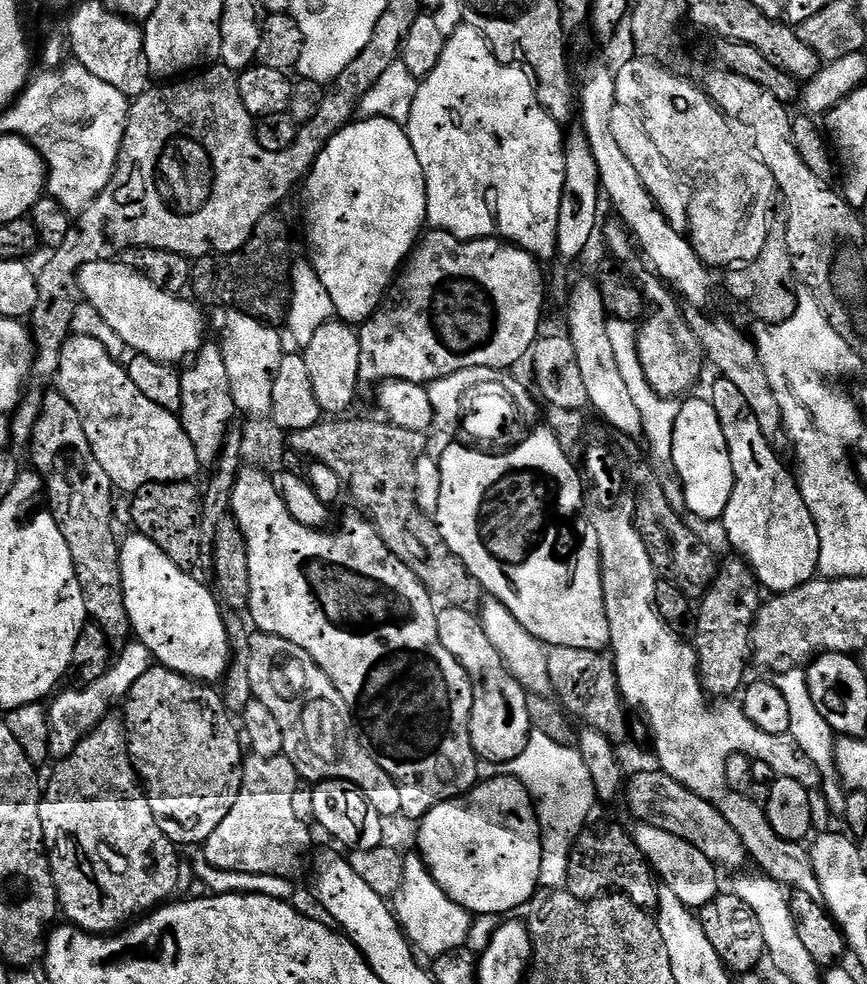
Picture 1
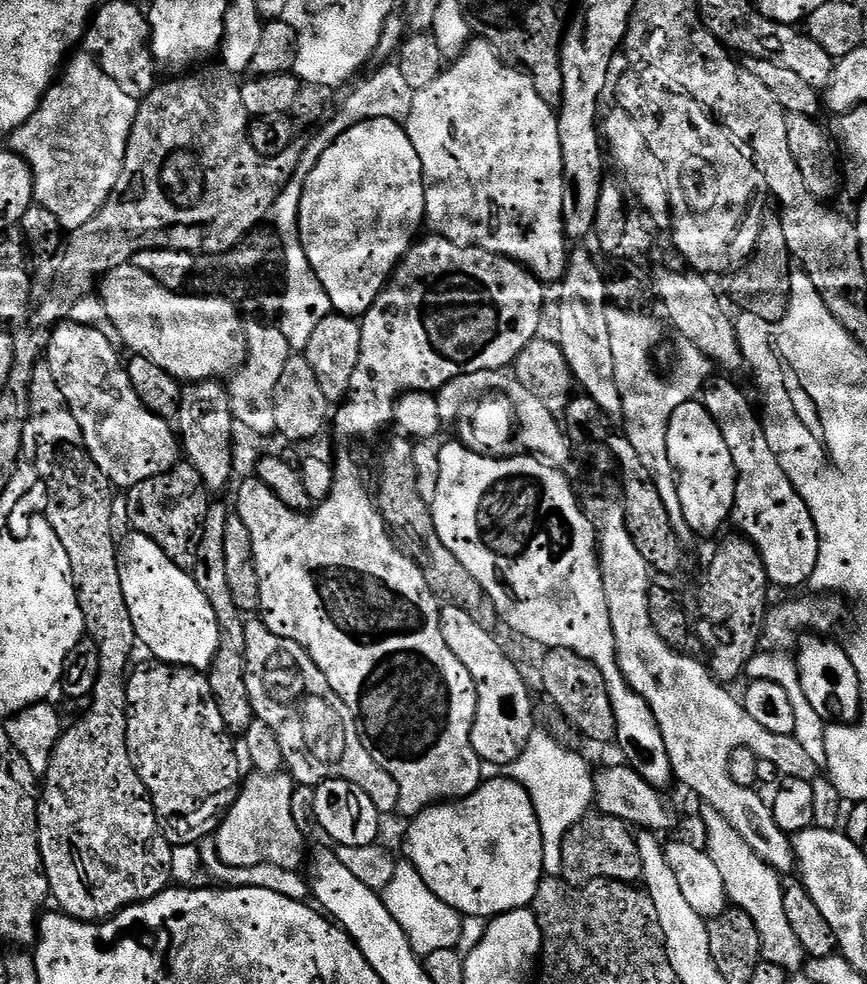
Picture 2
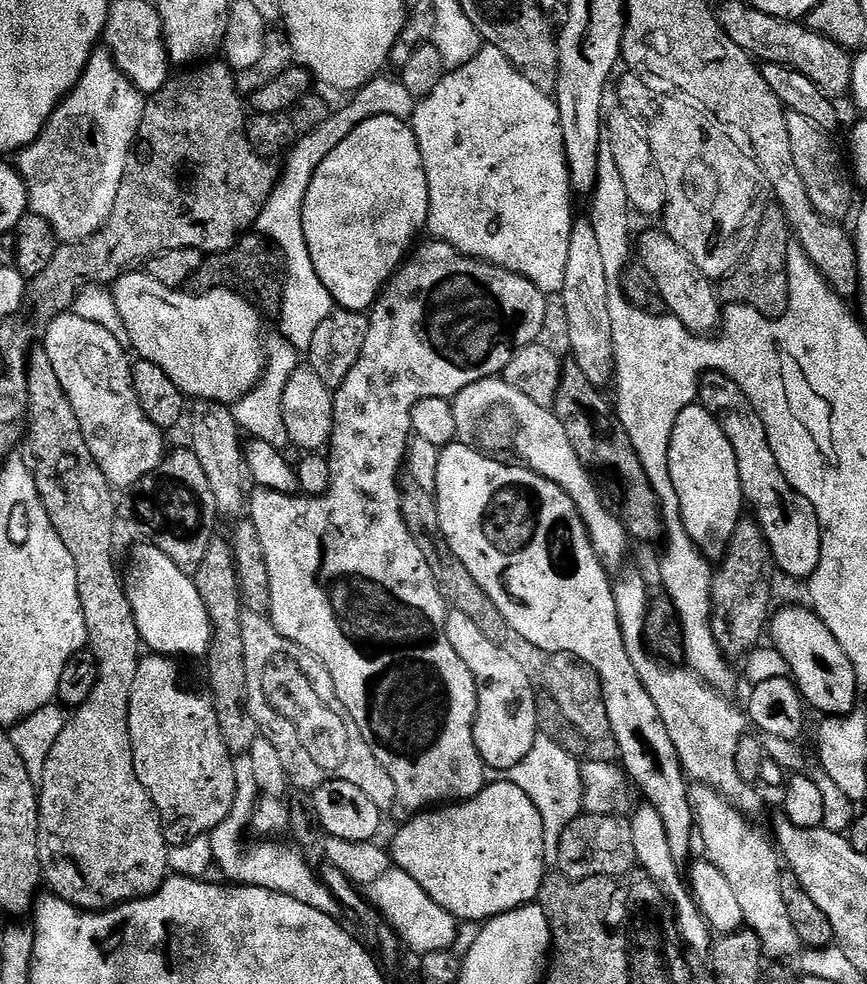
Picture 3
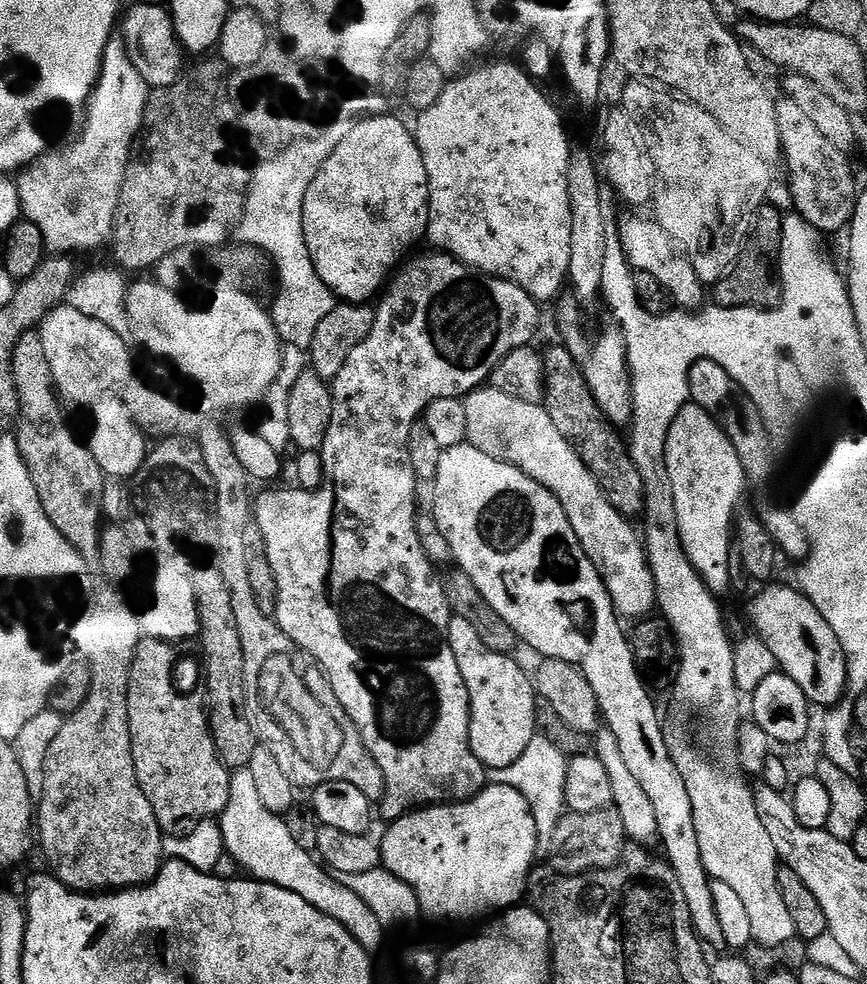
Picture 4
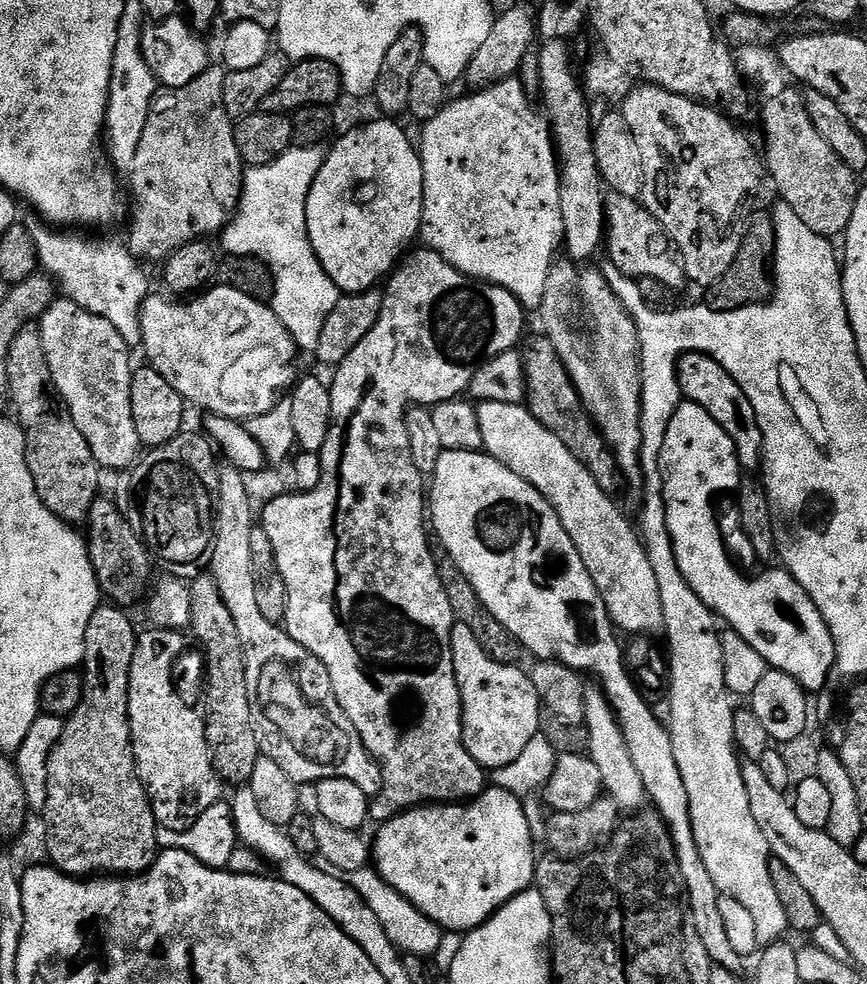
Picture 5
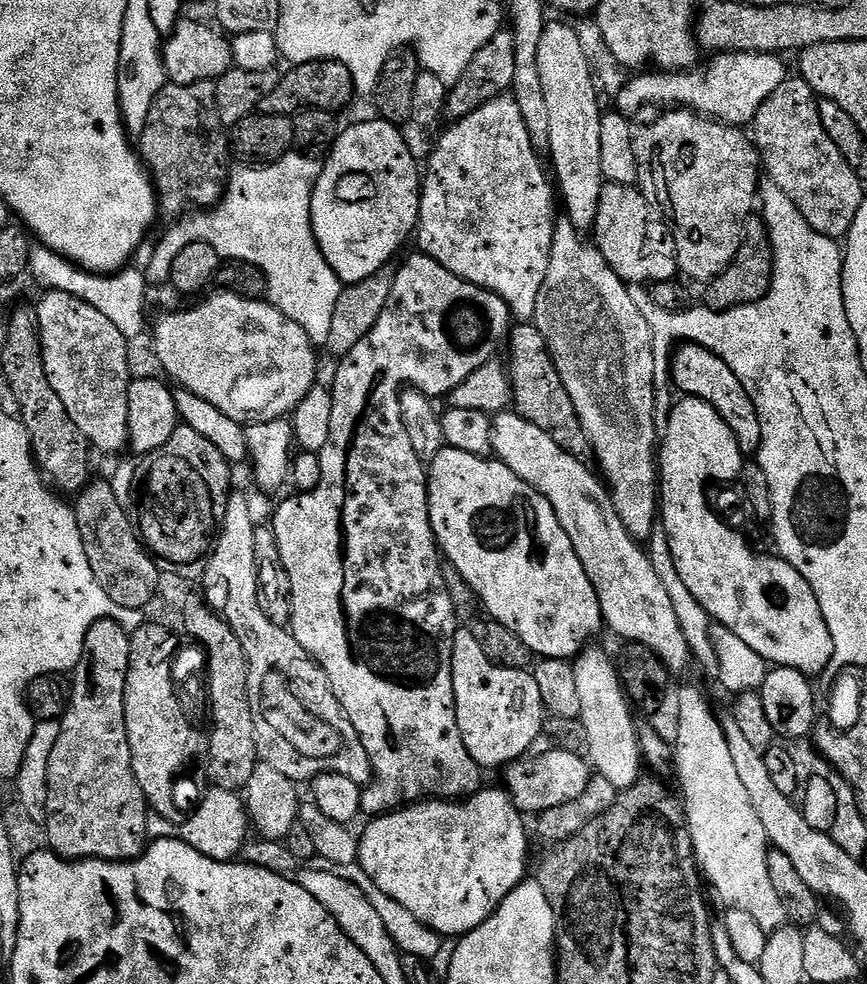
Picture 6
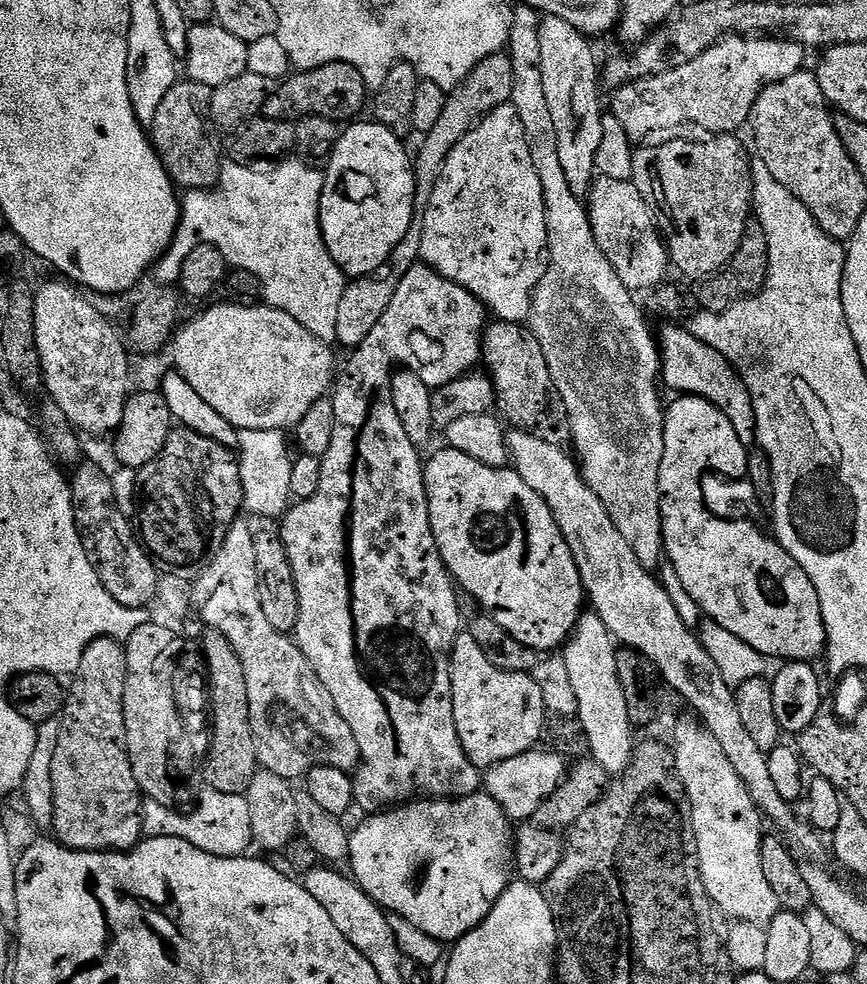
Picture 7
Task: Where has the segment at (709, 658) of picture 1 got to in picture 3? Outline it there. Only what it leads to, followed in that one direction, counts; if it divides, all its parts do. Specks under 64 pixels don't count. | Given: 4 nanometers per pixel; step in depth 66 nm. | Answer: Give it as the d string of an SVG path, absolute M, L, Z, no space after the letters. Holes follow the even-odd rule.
M752 518L737 520L734 534L728 543L728 551L712 578L714 642L718 642L722 654L729 661L736 662L736 659L739 661L747 657L763 641L760 640L763 636L765 639L770 624L770 609L773 607L772 572L774 573L772 551L760 525Z

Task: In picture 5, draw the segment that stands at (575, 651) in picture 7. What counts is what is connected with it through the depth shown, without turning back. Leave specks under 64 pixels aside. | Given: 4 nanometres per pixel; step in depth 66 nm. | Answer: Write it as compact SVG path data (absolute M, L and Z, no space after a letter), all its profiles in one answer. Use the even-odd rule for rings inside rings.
M585 687L584 693L586 694L586 714L583 726L589 730L587 755L592 757L594 766L598 766L598 774L602 774L604 792L612 797L612 801L618 805L621 813L635 814L645 807L646 797L642 778L630 758L630 750L626 746L626 738L622 734L618 718L599 687Z

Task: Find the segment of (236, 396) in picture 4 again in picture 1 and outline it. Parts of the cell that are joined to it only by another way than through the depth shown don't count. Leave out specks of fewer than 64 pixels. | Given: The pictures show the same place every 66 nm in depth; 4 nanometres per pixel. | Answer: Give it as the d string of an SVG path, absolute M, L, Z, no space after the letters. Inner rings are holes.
M99 260L82 266L79 277L81 297L102 314L103 321L113 328L118 338L122 338L125 349L176 366L179 360L195 357L206 343L201 305L163 292L132 268L116 260Z

